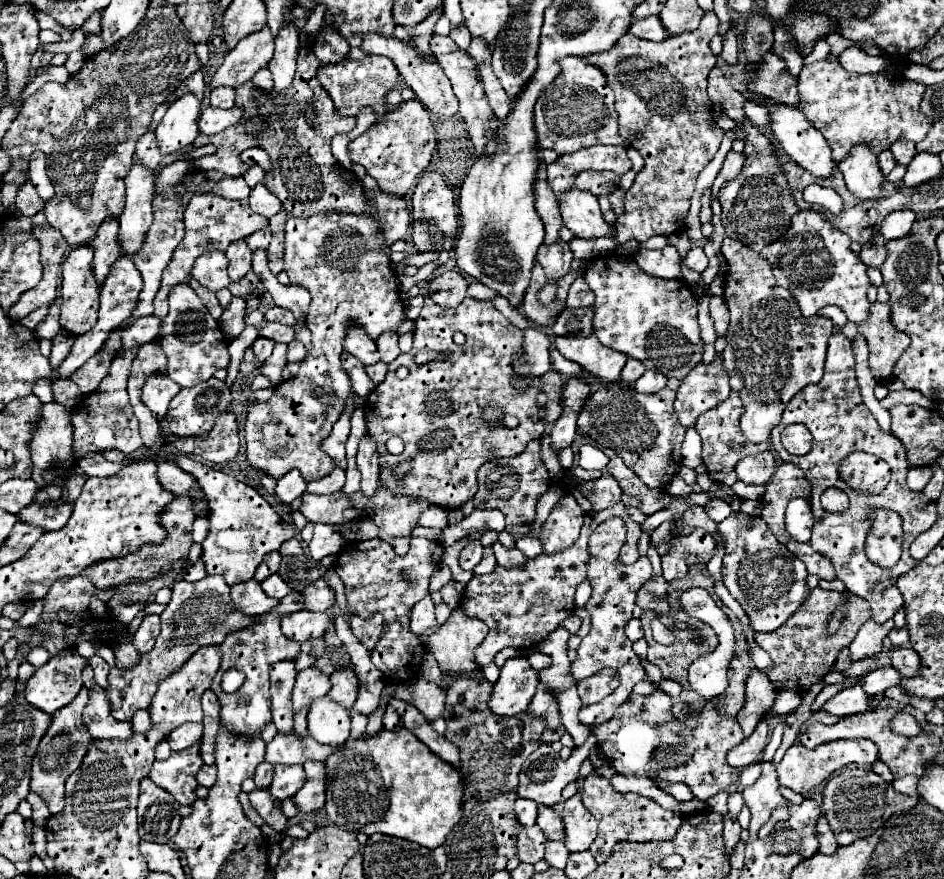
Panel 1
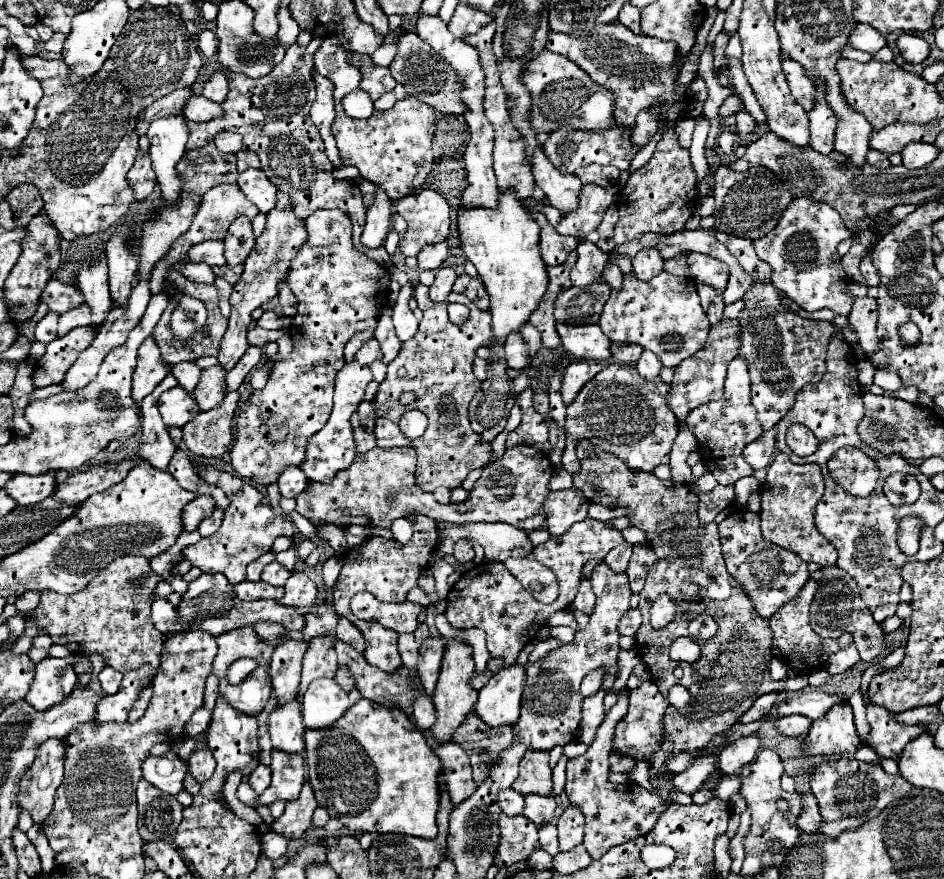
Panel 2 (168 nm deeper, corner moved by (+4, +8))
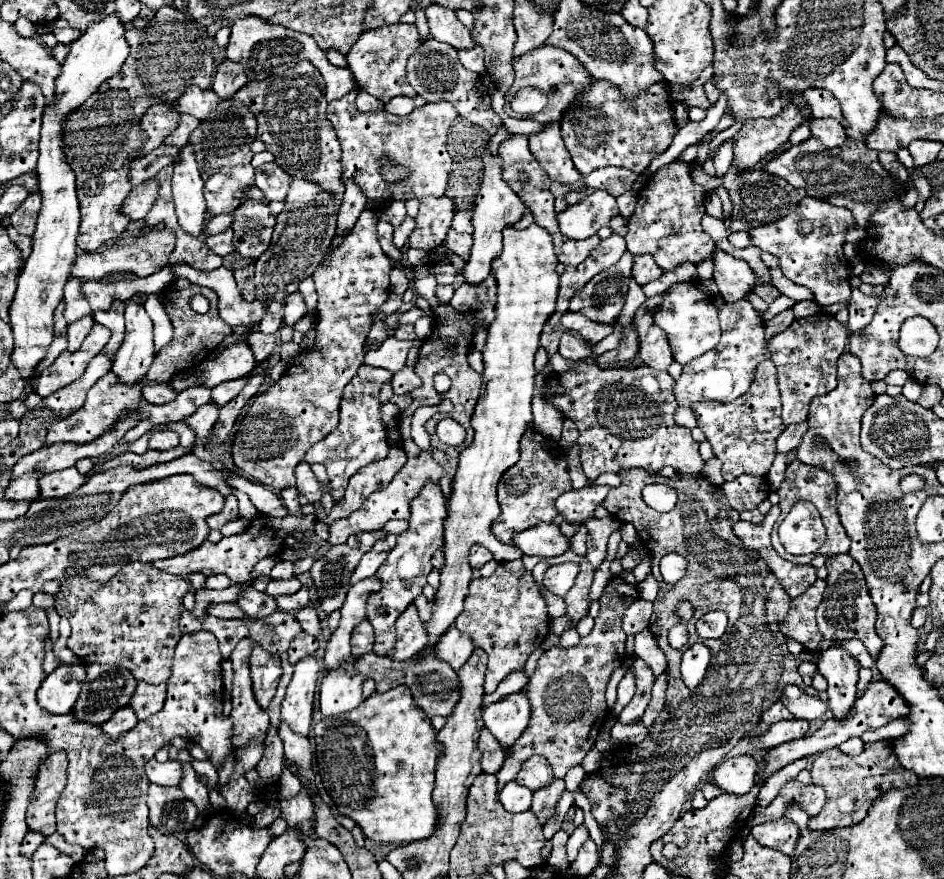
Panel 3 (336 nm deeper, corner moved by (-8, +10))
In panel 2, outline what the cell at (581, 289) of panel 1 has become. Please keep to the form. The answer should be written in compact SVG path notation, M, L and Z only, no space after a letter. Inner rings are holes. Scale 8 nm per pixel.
M582 240L576 252L578 260L570 272L570 280L574 286L590 286L592 282L596 282L596 278L602 276L602 270L608 264L608 254L588 240Z

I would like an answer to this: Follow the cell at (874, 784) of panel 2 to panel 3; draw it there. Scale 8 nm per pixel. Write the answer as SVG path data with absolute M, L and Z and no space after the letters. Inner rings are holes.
M830 748L820 756L816 756L810 772L812 772L812 782L824 788L826 804L820 810L820 814L808 820L808 830L834 830L834 828L854 826L866 818L866 812L872 806L872 802L890 788L906 788L918 784L918 776L912 770L902 768L898 762L882 766L882 762L874 758L848 756L842 754L838 748Z

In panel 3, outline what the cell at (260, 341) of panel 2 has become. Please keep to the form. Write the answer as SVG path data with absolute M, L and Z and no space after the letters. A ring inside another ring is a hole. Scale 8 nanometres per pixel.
M252 332L248 336L248 346L256 358L256 362L264 362L276 348L276 336L274 334L262 334L262 332Z

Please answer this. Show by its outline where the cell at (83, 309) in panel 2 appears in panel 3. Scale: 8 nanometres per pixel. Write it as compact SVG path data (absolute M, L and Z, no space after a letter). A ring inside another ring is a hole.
M88 316L68 324L68 350L76 352L80 348L80 344L84 342L84 338L88 336L92 326L94 326L94 318L88 318Z

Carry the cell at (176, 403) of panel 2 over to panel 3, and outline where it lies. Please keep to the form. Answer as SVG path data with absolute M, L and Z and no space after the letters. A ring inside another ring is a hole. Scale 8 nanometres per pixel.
M144 382L144 388L140 388L140 392L144 392L144 400L148 400L150 404L168 404L176 398L176 392L172 392L168 384Z

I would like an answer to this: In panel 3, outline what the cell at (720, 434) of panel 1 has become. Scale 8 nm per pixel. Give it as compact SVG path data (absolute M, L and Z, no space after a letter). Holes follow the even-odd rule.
M764 360L758 366L750 392L740 396L738 400L728 404L696 402L690 408L696 414L698 428L706 434L706 440L712 444L716 458L720 458L724 464L722 476L726 482L732 482L742 474L768 474L776 454L776 436L780 436L780 432L786 428L780 418L780 394L776 384L776 366L772 364L772 360Z

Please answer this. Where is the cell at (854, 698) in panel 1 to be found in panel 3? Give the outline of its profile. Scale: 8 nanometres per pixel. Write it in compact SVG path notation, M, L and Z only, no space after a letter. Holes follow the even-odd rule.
M786 686L780 700L796 718L816 720L826 714L826 704L816 696L804 694L798 686Z

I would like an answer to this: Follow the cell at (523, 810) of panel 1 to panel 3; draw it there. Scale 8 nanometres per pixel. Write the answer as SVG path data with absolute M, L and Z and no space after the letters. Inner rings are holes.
M516 780L508 782L504 788L500 788L498 792L498 800L502 802L502 806L508 812L526 812L530 810L530 802L532 802L532 790L524 788L522 784L518 784Z

